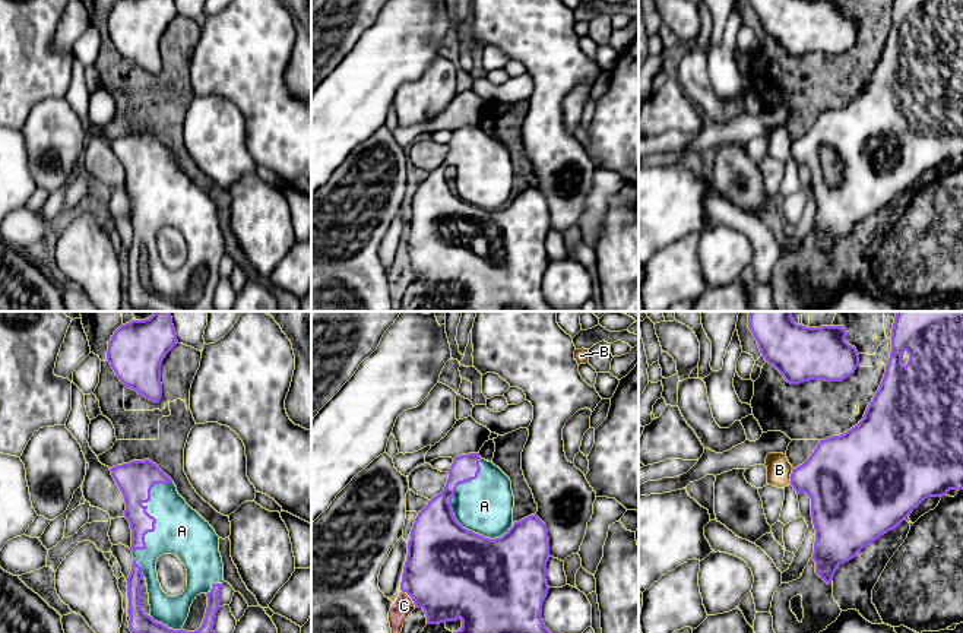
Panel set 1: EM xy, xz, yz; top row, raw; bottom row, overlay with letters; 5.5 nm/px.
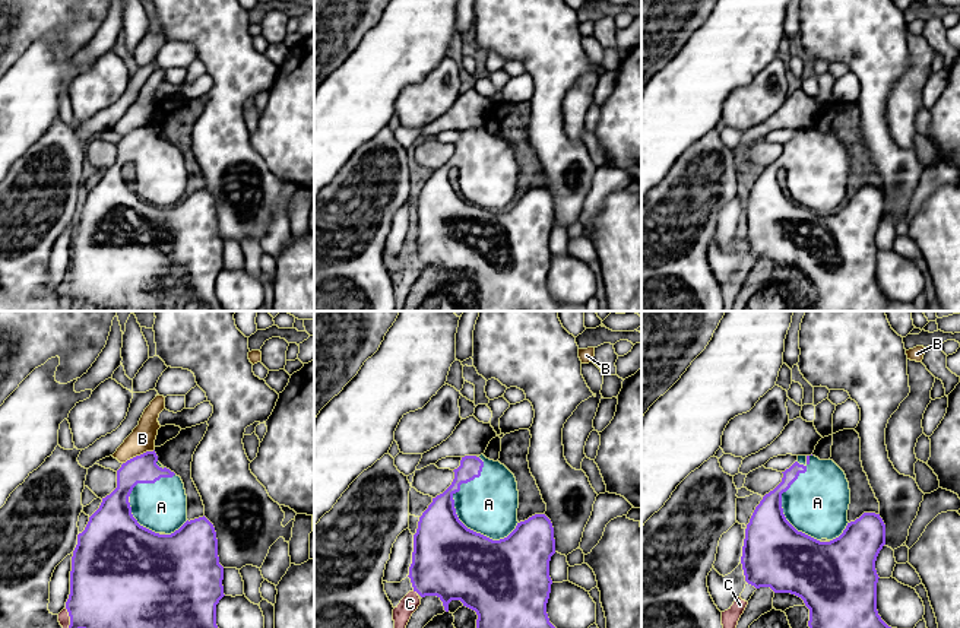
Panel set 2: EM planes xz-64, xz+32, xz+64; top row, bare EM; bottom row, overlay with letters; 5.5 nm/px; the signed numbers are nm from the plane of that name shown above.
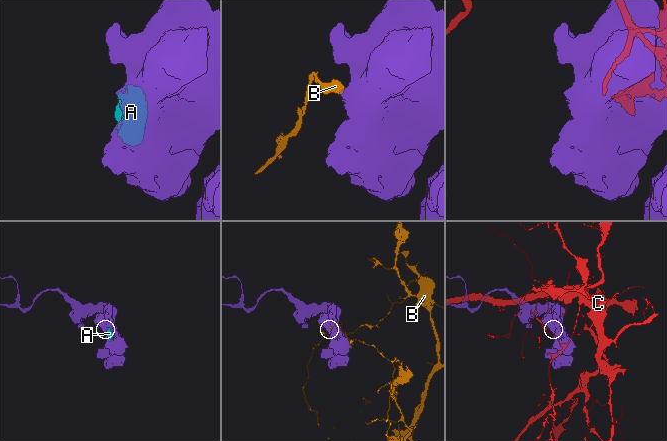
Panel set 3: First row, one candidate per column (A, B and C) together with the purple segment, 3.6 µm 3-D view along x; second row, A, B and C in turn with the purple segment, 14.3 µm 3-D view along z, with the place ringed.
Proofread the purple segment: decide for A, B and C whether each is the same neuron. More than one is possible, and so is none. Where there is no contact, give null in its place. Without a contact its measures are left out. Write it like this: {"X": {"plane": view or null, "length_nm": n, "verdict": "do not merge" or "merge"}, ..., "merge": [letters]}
{"A": {"plane": "xz", "length_nm": 480, "verdict": "merge"}, "B": {"plane": "yz", "length_nm": 90, "verdict": "do not merge"}, "C": {"plane": "xz", "length_nm": 120, "verdict": "do not merge"}, "merge": ["A"]}

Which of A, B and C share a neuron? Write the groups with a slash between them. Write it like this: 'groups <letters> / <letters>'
groups A / B / C

